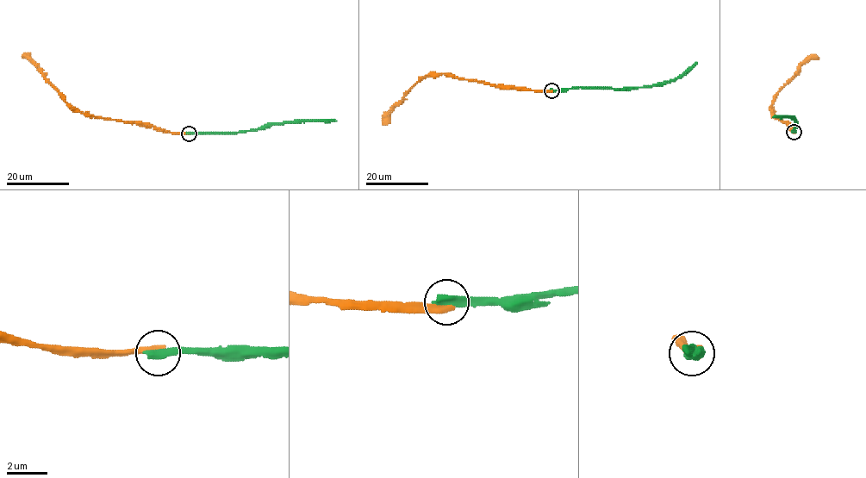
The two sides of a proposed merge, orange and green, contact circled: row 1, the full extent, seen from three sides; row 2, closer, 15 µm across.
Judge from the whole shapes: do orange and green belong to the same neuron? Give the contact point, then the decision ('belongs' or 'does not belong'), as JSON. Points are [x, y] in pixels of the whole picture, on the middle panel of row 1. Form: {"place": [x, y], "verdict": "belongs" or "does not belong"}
{"place": [551, 90], "verdict": "does not belong"}

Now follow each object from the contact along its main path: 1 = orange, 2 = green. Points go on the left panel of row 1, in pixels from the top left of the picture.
1: (189, 133), (160, 131), (152, 127), (100, 118), (76, 111), (33, 62), (23, 56)
2: (189, 133), (239, 133), (274, 124), (337, 121)

